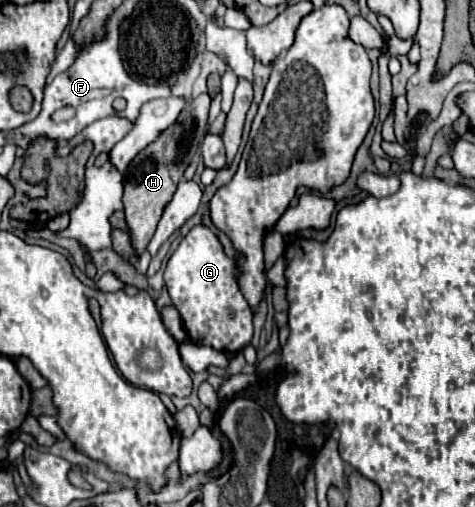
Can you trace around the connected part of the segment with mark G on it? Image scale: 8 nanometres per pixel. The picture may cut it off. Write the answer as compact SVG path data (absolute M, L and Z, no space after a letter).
M194 226L180 242L176 252L170 256L166 270L164 270L164 282L168 288L168 294L172 298L172 304L180 312L182 324L190 336L190 342L196 346L210 346L220 352L242 352L252 342L252 308L248 306L246 298L240 292L238 286L240 270L236 266L236 258L230 258L224 254L224 246L220 244L218 236L206 228L206 226Z

